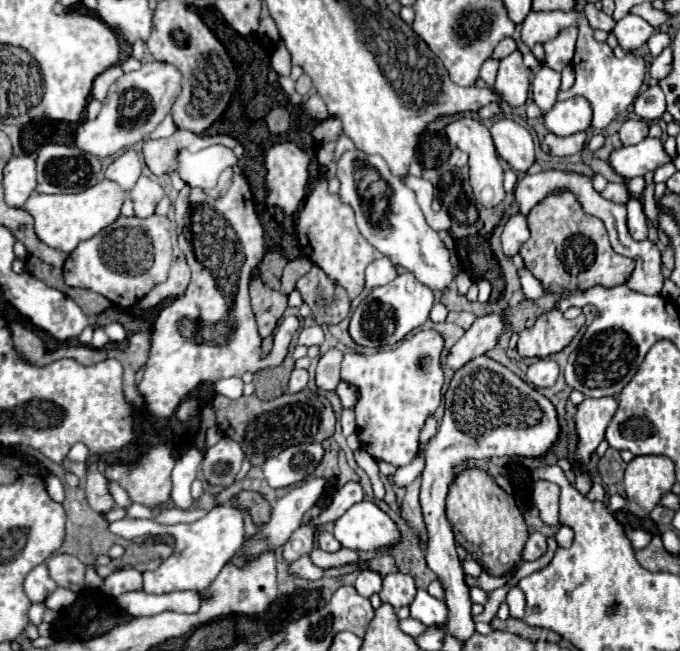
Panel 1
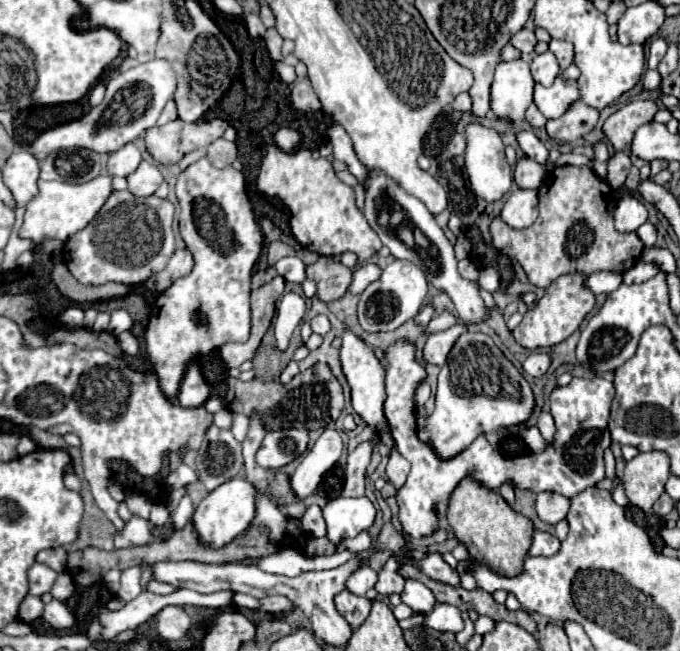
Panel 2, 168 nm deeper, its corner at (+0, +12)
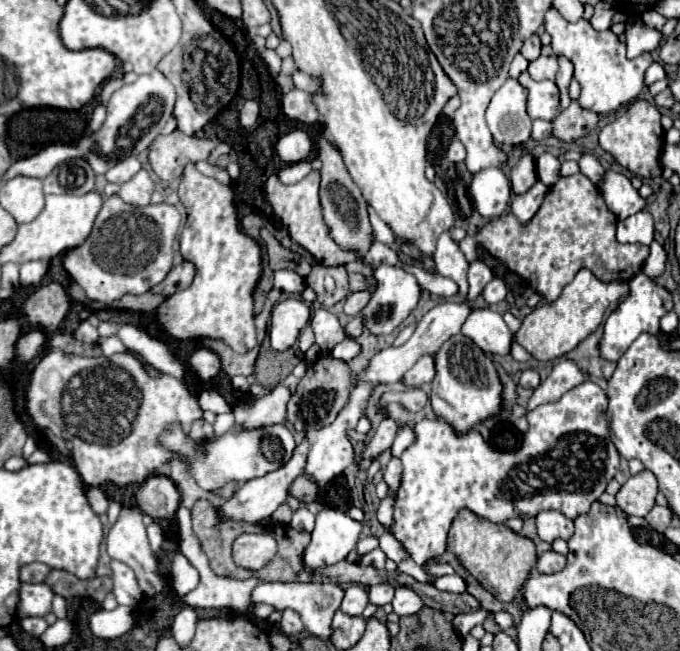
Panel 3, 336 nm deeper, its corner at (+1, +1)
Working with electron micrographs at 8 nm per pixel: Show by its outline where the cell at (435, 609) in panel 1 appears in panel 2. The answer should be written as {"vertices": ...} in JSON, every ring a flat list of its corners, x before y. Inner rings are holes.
{"vertices":[[407,580,405,582,405,590,401,592,401,600,413,612,429,612,429,610,433,610,433,606,437,602,433,592,425,584,421,584,417,580]]}

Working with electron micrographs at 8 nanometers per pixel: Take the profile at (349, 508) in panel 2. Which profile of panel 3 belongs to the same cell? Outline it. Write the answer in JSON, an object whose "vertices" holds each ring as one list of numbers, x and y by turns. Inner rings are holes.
{"vertices":[[322,509,316,515,316,527,312,531,312,541,304,551,304,565,308,571,334,565,356,547,362,533,362,521,348,517,338,509]]}

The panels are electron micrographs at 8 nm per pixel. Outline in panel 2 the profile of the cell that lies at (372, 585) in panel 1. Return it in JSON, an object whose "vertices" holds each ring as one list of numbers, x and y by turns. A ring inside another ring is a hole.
{"vertices":[[361,566,349,580,347,580,347,590,353,592,355,596,365,596,369,588,373,588,377,582,377,574,369,566]]}

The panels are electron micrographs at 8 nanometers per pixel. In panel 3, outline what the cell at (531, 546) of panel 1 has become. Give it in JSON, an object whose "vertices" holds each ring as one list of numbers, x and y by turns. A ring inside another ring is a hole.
{"vertices":[[546,551,538,557,536,561,536,569,540,573,552,573,552,571,560,571,560,567,564,567,566,563,566,557,556,553,556,551]]}

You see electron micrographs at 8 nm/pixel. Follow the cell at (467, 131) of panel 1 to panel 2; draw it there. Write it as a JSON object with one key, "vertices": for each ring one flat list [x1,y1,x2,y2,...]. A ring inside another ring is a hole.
{"vertices":[[477,122,469,124,467,130,467,152,465,152,465,170,469,174,469,184,473,188,473,192,487,200,487,202,497,202,501,200,511,184,513,184,513,170,505,158,505,146,499,138,499,134,493,130,493,128,487,128,487,126,481,126]]}

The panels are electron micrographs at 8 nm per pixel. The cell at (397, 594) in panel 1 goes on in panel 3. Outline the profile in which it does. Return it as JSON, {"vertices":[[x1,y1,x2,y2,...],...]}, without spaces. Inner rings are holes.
{"vertices":[[372,585,368,587,368,597,370,597,370,603,382,607,386,603,392,603,394,599,394,587,388,587,388,585]]}

